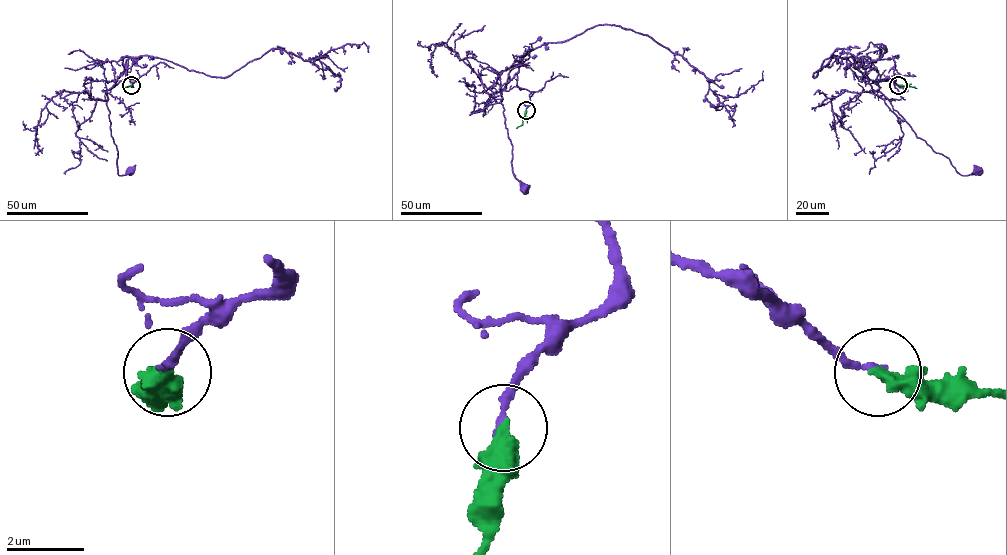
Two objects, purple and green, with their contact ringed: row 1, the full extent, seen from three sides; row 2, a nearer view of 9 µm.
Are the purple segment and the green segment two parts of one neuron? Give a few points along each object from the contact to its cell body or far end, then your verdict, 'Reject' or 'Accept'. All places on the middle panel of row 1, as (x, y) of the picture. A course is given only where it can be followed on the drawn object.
Course of purple: (526, 110), (530, 104), (530, 92), (515, 86), (501, 90), (505, 127), (512, 147), (512, 171), (525, 188). Course of green: (526, 110), (522, 124), (516, 128). Reject

